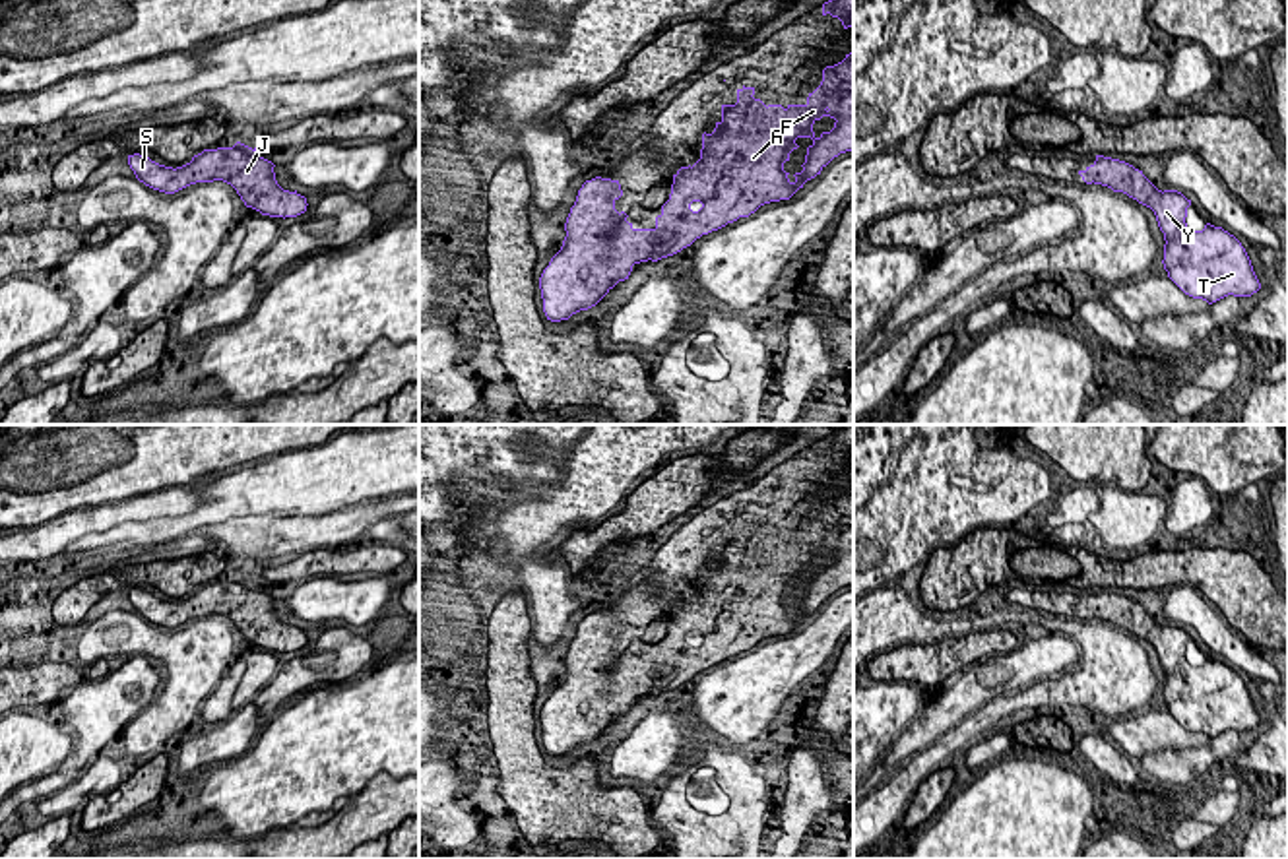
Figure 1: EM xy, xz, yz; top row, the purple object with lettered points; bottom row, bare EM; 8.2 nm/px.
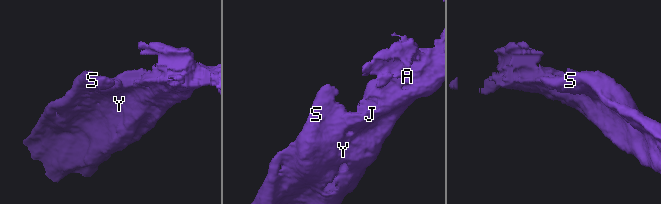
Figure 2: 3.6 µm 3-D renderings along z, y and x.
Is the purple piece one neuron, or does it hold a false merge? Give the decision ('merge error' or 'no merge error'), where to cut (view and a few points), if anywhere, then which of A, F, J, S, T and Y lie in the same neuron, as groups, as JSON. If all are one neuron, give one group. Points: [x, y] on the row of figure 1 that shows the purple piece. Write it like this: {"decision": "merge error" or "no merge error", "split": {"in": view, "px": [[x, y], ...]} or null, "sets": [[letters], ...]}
{"decision": "no merge error", "split": null, "sets": [["A", "F", "J", "S", "T", "Y"]]}

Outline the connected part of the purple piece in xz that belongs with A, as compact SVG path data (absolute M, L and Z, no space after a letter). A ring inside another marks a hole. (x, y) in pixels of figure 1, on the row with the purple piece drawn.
M853 54L822 70L821 85L809 93L805 105L764 105L755 99L755 87L737 89L735 105L722 105L722 120L712 134L702 134L700 159L673 175L669 200L661 206L654 229L634 229L625 211L615 209L623 196L619 180L596 176L578 190L564 223L566 237L539 277L543 312L547 320L568 320L580 310L596 306L619 281L628 279L632 266L658 262L691 246L702 235L718 231L739 217L749 217L760 206L789 200L803 184L840 153L853 151ZM822 116L834 118L834 128L819 138L813 124ZM797 138L811 138L803 171L788 178L784 163L797 149Z

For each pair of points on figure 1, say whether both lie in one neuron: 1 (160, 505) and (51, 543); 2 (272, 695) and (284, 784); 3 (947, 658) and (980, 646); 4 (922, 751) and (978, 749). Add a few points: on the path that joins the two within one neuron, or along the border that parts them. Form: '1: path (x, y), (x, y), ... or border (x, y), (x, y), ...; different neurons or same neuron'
1: path (132, 509), (78, 522); same neuron
2: border (282, 708), (264, 720); different neurons
3: path (955, 654), (972, 648); same neuron
4: border (1001, 731), (972, 741), (957, 757); different neurons

